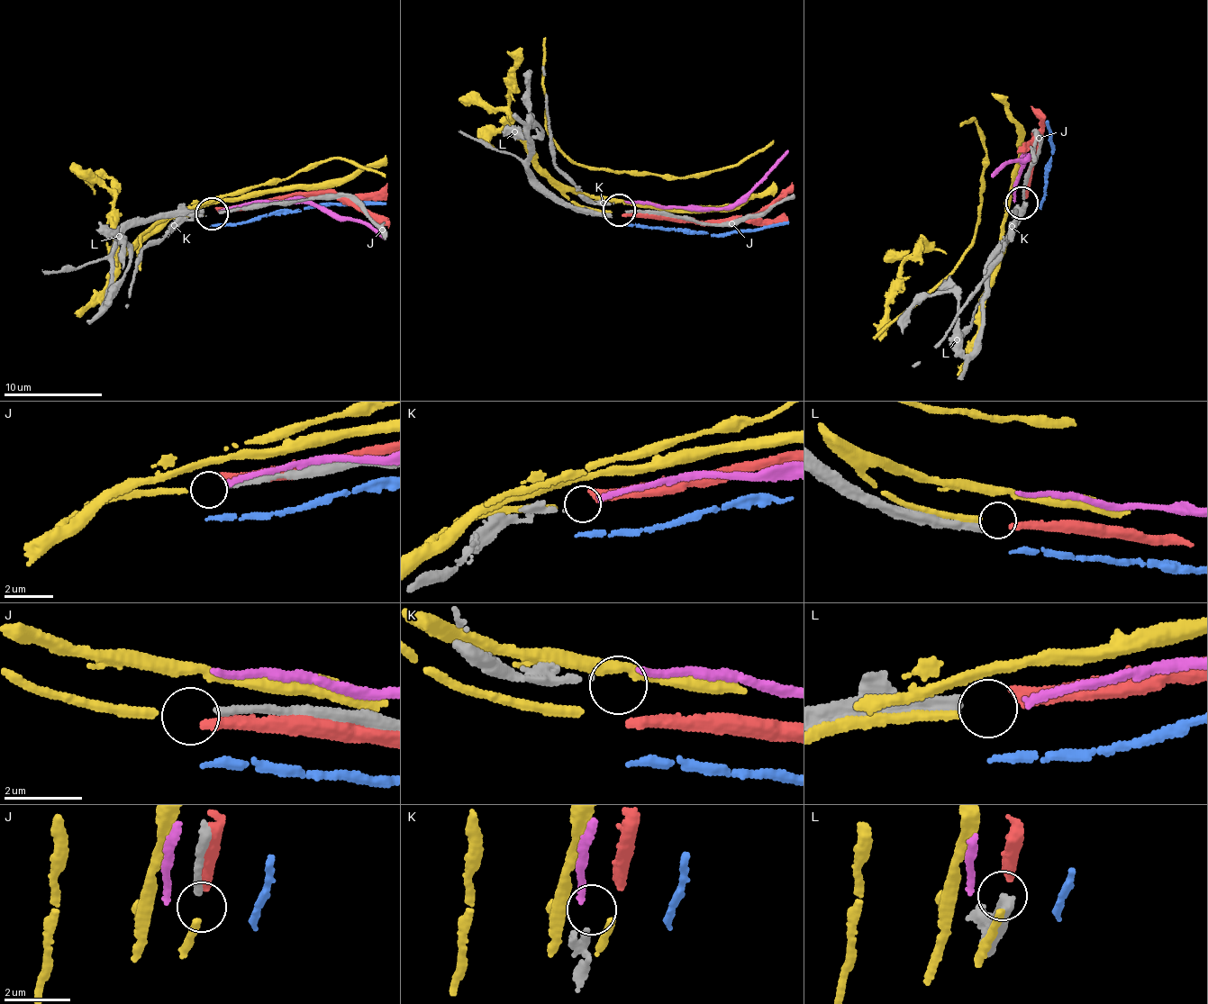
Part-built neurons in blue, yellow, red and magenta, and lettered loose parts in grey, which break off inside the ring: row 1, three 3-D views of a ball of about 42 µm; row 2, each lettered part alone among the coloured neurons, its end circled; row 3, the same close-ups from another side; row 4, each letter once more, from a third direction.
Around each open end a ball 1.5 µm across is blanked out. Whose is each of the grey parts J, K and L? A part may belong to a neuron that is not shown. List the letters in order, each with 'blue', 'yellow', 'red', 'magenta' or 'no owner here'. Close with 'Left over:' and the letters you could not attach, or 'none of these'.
J: yellow
K: no owner here
L: red
Left over: K

